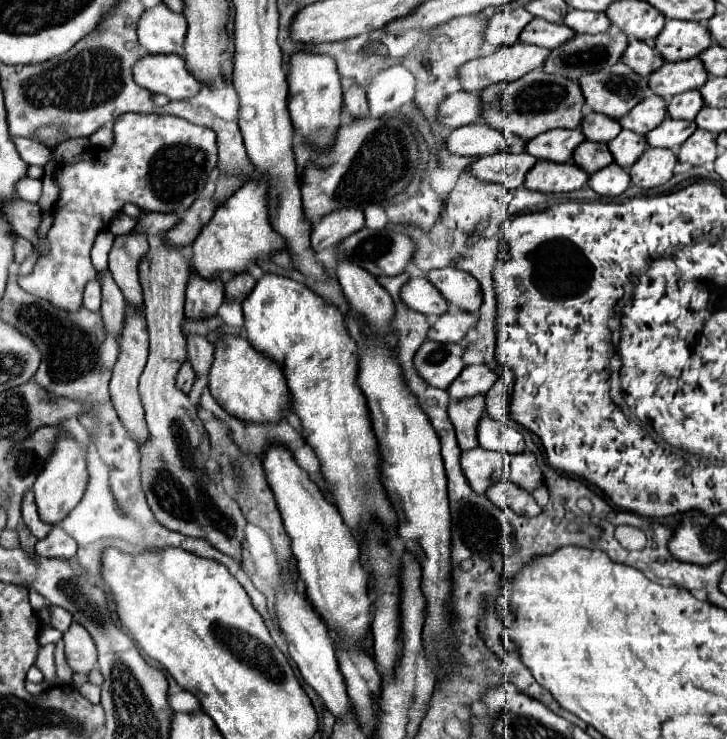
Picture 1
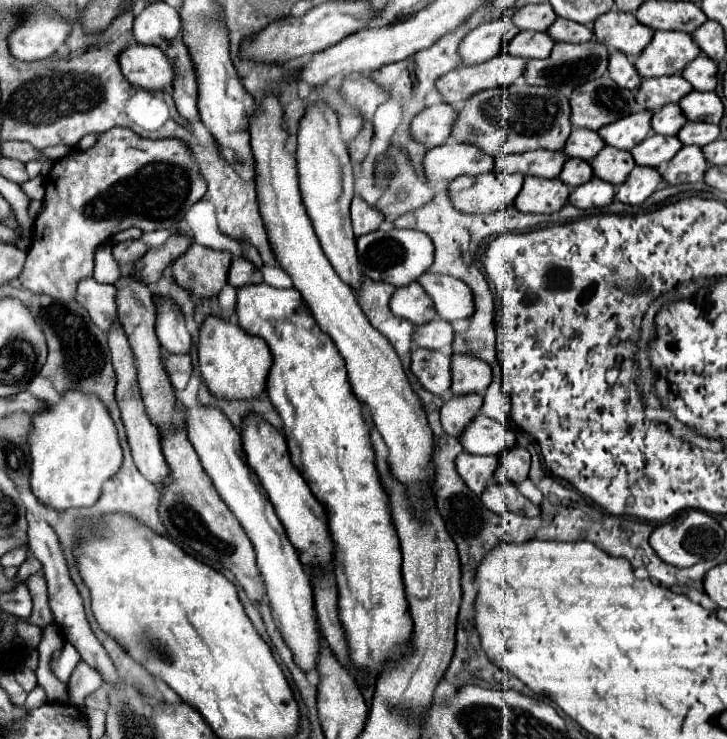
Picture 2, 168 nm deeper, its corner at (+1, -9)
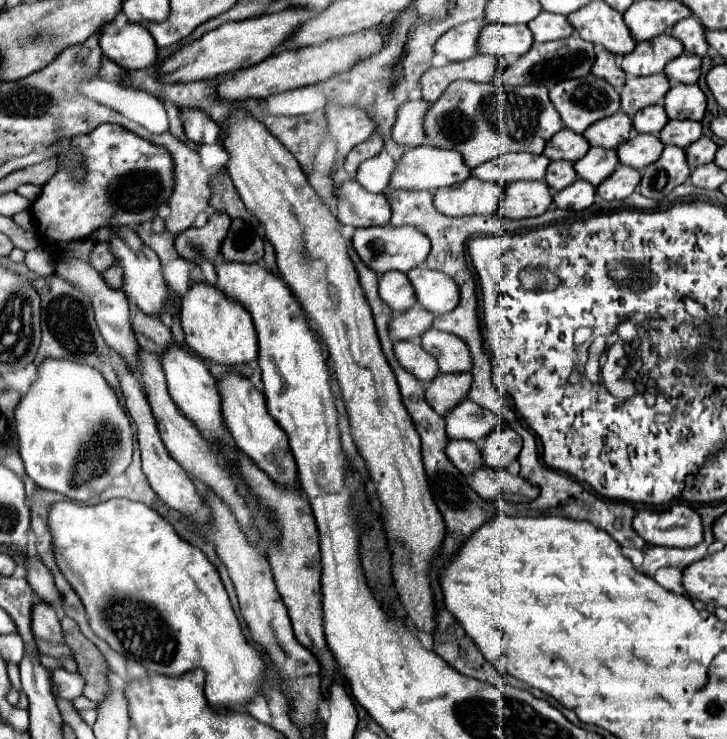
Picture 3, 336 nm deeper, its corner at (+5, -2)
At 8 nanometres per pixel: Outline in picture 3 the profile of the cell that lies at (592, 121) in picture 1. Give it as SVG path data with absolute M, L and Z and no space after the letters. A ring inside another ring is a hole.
M564 128L564 130L560 130L558 134L552 136L552 140L544 148L544 154L550 160L576 162L588 152L588 148L590 148L590 144L588 144L588 140L582 134Z

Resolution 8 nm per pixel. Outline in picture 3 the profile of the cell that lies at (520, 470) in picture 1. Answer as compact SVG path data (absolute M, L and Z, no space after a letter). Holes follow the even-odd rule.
M500 426L484 438L480 448L488 466L506 470L510 462L518 460L518 454L522 450L522 438L510 426Z

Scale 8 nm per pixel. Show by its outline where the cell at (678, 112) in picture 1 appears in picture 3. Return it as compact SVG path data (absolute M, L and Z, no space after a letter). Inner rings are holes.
M662 104L646 106L642 112L636 112L634 116L634 130L638 134L660 134L660 130L668 124L668 116Z

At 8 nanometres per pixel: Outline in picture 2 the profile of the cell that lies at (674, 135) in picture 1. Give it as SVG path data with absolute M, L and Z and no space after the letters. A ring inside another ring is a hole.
M652 135L644 139L638 147L634 147L630 153L640 167L654 167L660 169L664 167L676 151L682 147L678 137L662 137L662 135Z

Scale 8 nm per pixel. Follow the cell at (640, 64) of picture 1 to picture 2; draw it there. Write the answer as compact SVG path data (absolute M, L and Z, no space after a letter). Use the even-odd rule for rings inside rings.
M610 51L610 65L608 65L608 75L618 83L620 87L626 89L636 89L640 85L640 75L636 73L634 65L626 55L620 51Z

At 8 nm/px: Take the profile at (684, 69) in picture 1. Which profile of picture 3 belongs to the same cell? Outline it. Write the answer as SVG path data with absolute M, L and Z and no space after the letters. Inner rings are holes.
M660 72L654 76L640 76L640 78L630 78L622 90L622 110L628 116L634 116L638 110L652 106L652 104L662 104L666 92L670 90L670 80Z

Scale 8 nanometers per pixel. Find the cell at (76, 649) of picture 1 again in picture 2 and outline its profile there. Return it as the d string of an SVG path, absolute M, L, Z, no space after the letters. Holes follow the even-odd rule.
M84 661L78 663L78 667L74 669L72 677L68 679L68 695L70 695L70 703L74 707L84 707L84 699L88 695L92 695L96 689L100 689L104 685L102 677L98 675L98 671L94 671L90 665L86 665Z

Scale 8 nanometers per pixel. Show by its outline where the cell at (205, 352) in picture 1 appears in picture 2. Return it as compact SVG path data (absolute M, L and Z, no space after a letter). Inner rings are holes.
M156 291L152 293L152 301L156 305L156 335L162 347L176 355L188 353L192 339L186 329L180 307L170 297Z

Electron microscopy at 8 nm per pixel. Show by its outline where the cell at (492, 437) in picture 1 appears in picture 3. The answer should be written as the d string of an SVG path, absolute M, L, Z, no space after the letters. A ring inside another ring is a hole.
M468 398L452 408L444 420L448 438L472 442L482 442L484 436L490 436L490 432L494 432L500 424L494 412L480 408Z

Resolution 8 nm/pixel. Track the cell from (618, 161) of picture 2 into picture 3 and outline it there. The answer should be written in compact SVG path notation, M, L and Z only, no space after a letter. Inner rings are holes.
M594 146L586 152L584 158L580 158L574 164L574 168L582 180L588 180L590 184L598 186L616 170L618 164L620 164L620 160L616 156L616 150Z

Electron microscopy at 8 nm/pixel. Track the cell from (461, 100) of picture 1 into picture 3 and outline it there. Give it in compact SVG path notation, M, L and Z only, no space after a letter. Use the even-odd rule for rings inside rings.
M414 100L414 102L406 102L400 106L396 124L392 128L392 136L398 144L420 146L426 140L424 116L428 108L430 104L426 100Z

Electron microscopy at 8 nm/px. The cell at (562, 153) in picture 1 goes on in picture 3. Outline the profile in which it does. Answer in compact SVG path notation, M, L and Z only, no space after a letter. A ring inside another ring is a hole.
M510 152L472 170L472 176L508 186L514 180L542 180L550 164L548 156L530 152Z

